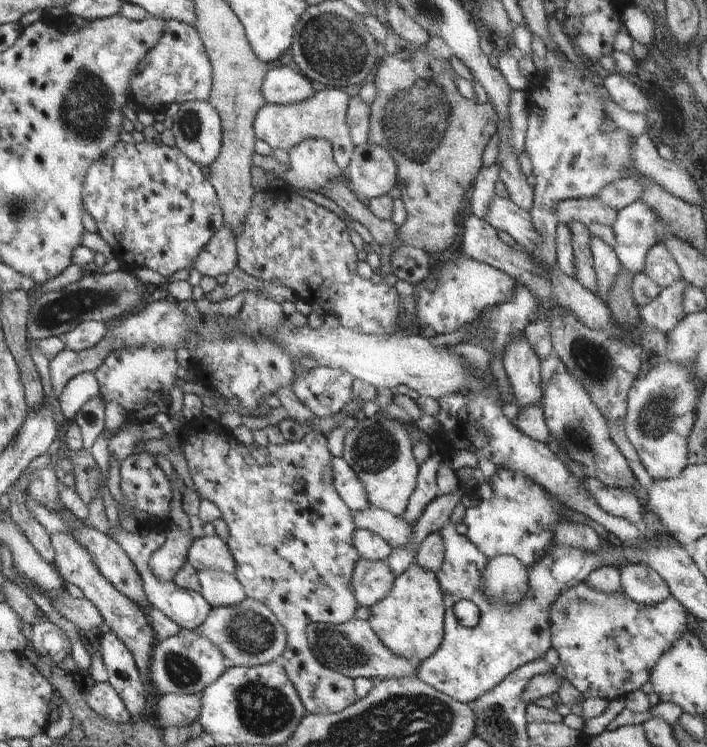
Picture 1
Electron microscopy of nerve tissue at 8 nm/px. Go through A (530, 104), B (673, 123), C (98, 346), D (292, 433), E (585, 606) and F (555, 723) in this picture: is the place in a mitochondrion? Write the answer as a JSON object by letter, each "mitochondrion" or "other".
{"A":"other","B":"other","C":"other","D":"other","E":"mitochondrion","F":"other"}

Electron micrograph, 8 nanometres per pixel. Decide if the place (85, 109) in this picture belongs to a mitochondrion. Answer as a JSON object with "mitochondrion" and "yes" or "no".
{"mitochondrion":"yes"}

